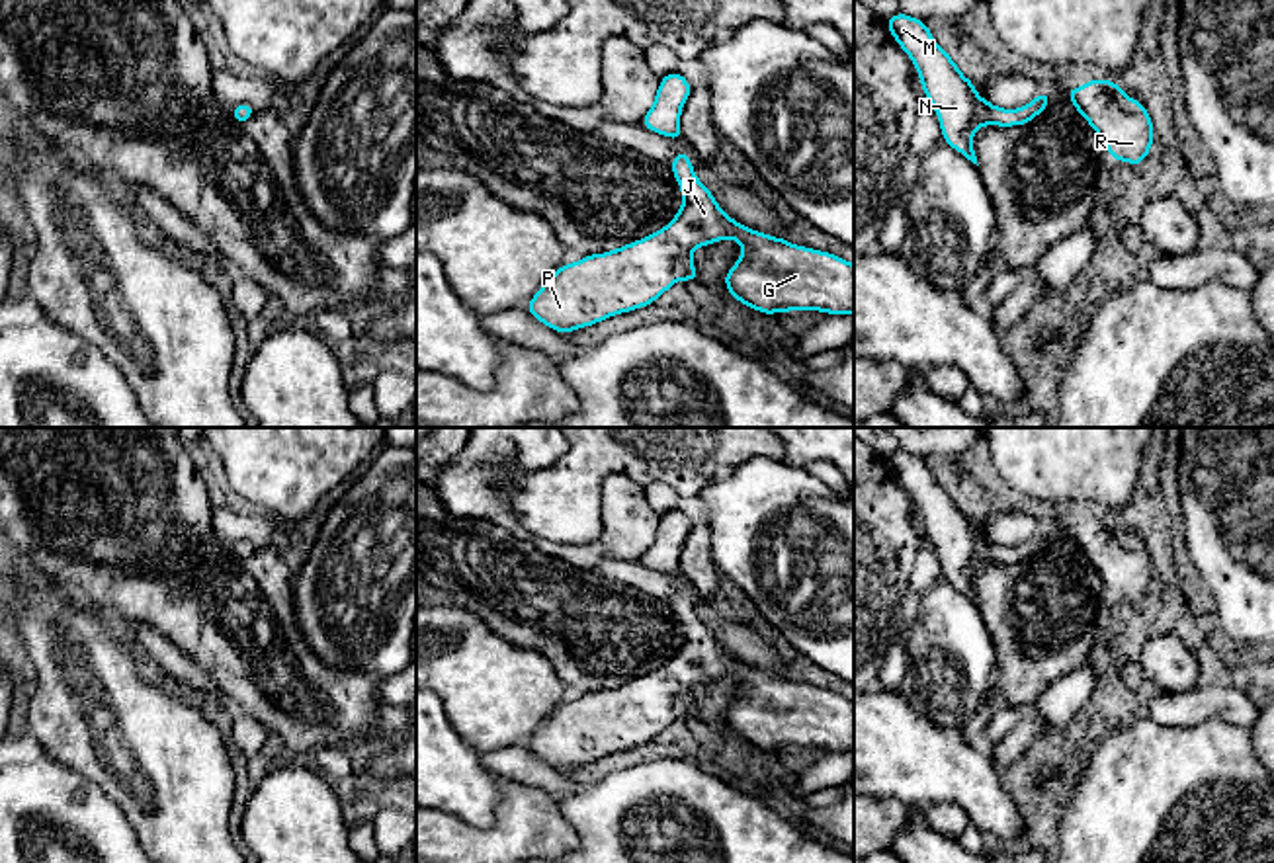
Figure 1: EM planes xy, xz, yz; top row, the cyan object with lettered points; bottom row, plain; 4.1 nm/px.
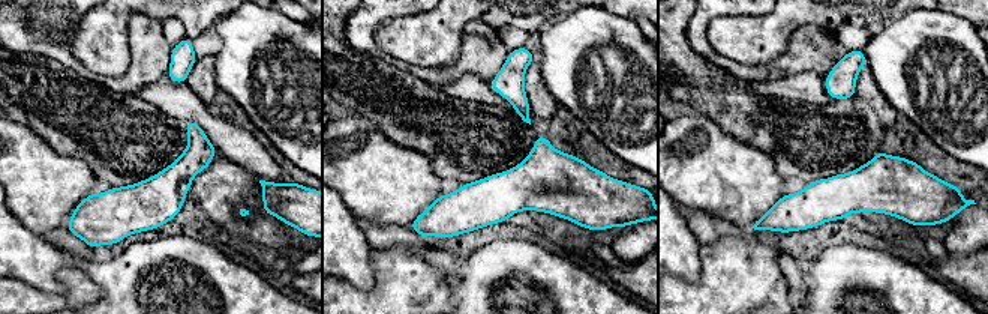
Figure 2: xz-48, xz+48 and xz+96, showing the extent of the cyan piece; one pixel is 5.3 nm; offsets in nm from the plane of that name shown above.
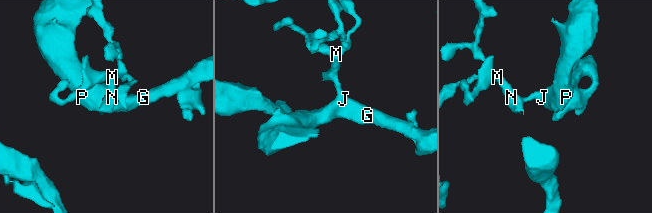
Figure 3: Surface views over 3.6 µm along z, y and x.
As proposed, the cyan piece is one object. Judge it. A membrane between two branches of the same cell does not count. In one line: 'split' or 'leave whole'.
leave whole

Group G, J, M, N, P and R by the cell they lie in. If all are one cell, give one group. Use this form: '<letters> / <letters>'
G J M N P R

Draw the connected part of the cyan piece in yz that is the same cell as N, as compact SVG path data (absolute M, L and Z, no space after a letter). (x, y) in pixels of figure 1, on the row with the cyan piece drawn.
M897 12L885 21L889 33L913 61L926 100L934 105L942 139L967 160L977 164L973 133L985 125L1028 125L1047 111L1051 92L1038 94L1028 105L1016 109L997 107L975 92L957 62L934 41L924 20Z

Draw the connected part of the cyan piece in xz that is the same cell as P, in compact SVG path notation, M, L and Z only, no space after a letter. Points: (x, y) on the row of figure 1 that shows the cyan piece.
M682 148L670 168L684 193L684 205L674 219L647 238L563 264L528 303L526 310L533 318L569 334L643 308L680 279L700 281L692 252L725 238L735 238L743 246L737 264L723 277L739 303L762 314L854 314L854 264L731 219L698 180Z

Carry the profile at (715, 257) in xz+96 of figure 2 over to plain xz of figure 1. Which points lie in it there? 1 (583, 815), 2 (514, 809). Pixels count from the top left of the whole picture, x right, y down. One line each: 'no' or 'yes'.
1: no
2: yes

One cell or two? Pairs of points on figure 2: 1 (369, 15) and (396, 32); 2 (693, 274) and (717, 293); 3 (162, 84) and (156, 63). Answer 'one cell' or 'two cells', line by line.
1: two cells
2: two cells
3: two cells

